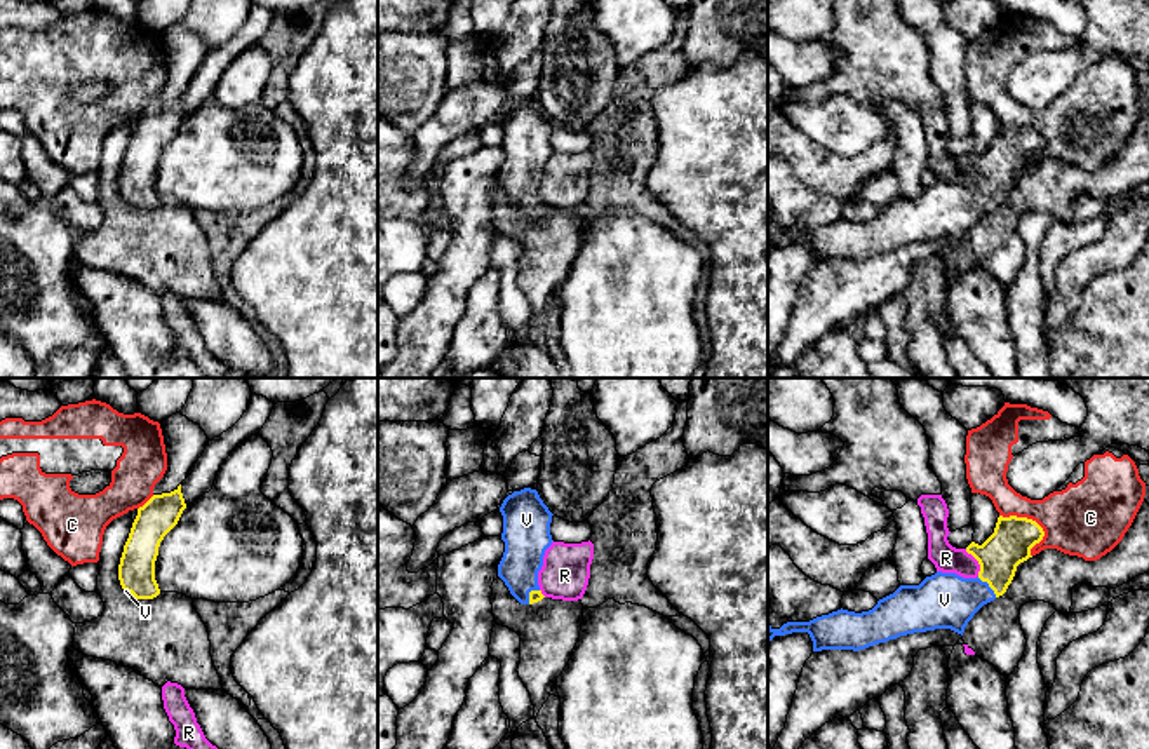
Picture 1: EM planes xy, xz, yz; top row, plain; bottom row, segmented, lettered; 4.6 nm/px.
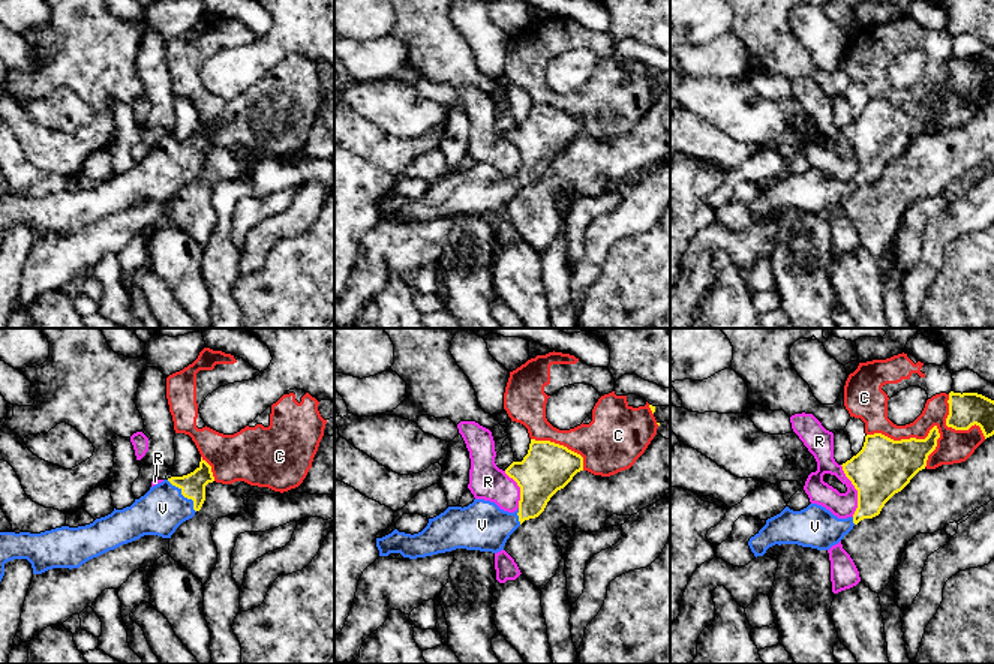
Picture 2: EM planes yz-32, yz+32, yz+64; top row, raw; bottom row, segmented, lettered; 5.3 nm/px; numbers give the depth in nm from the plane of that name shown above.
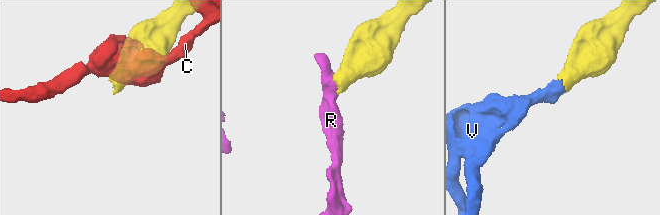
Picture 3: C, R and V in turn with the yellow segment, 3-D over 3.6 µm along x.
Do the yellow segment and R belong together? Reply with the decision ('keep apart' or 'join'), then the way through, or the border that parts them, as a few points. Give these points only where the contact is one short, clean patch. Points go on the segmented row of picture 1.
keep apart | along yz (965, 549), (977, 561), (979, 575)

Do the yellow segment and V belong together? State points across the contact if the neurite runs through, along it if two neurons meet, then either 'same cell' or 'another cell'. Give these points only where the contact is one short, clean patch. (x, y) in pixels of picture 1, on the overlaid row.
way yz (1010, 544), (998, 556), (989, 586), (958, 600), (944, 600); same cell

